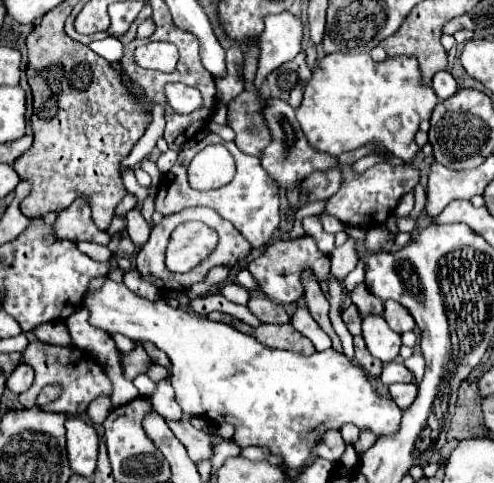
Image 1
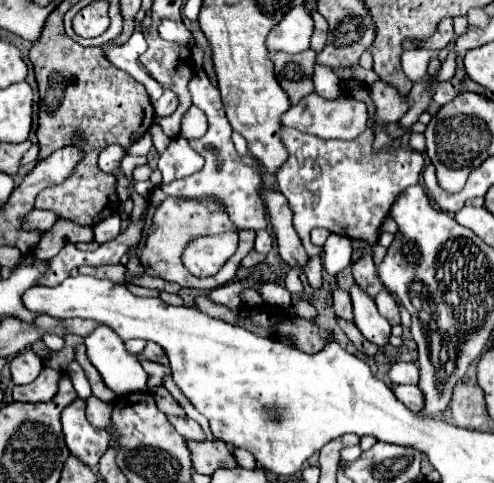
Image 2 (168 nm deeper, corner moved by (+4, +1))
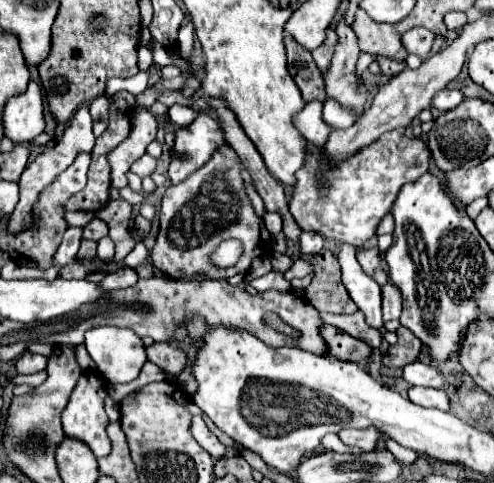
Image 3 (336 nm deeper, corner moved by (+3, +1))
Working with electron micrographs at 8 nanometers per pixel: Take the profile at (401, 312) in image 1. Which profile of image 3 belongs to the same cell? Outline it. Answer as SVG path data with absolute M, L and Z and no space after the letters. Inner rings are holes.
M387 281L383 285L383 321L399 319L401 315L401 291L397 285Z

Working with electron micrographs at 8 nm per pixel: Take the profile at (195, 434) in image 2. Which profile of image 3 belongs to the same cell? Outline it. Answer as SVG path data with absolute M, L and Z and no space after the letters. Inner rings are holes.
M199 415L193 417L191 433L193 433L195 441L197 441L207 453L211 453L211 457L221 459L223 455L227 455L227 447L225 447L225 445L223 445L223 443L209 431L209 427L207 427L205 421L203 421L203 417L199 417Z

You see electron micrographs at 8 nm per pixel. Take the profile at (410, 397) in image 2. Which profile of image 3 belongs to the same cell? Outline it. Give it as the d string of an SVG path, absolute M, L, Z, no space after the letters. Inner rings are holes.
M411 387L409 389L409 399L415 405L421 407L433 407L441 411L449 411L449 397L443 389L427 389L427 387Z

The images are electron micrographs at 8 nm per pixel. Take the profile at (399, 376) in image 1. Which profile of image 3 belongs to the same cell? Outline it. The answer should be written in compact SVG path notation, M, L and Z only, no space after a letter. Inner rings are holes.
M415 361L403 367L403 379L411 385L421 385L421 387L443 387L445 377L443 373L429 363Z

